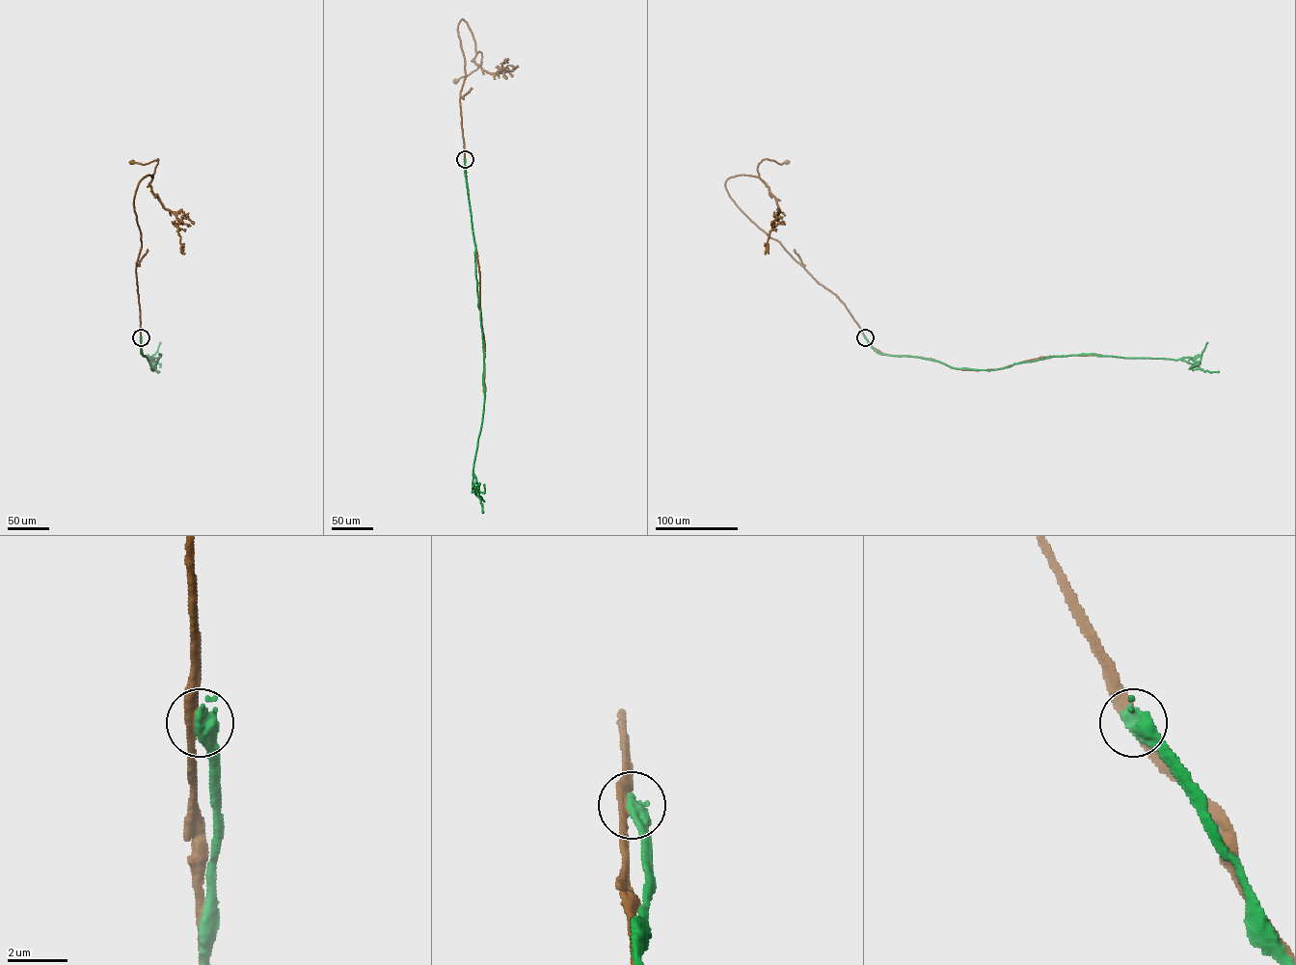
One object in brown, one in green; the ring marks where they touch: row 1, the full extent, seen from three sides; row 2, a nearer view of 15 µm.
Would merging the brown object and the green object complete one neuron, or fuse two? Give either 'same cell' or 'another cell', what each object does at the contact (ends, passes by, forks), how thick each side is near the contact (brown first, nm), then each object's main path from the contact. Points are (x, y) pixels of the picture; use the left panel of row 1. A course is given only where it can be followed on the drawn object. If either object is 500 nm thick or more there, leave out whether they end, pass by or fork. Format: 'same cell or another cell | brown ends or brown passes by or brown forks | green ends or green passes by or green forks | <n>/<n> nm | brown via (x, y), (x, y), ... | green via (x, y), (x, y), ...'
another cell | brown passes by | green passes by | 320/360 nm | brown via (140, 337), (136, 268), (141, 242), (133, 200), (139, 181), (153, 175), (158, 159), (144, 164), (131, 162) | green via (141, 337), (141, 354), (153, 370), (159, 354), (148, 357), (159, 371)

